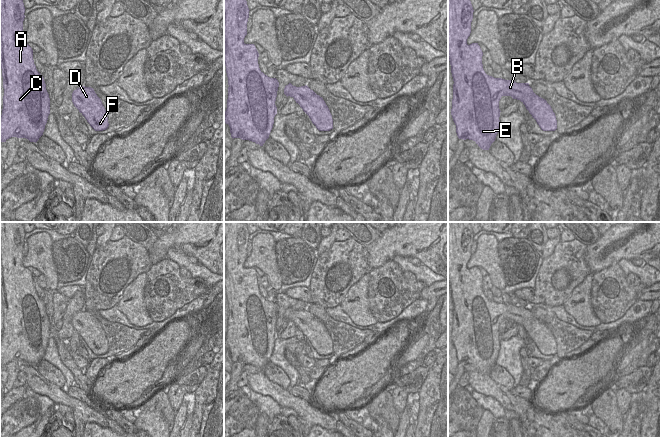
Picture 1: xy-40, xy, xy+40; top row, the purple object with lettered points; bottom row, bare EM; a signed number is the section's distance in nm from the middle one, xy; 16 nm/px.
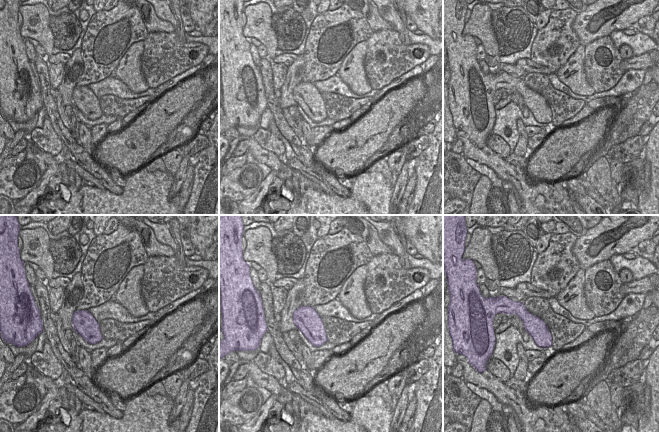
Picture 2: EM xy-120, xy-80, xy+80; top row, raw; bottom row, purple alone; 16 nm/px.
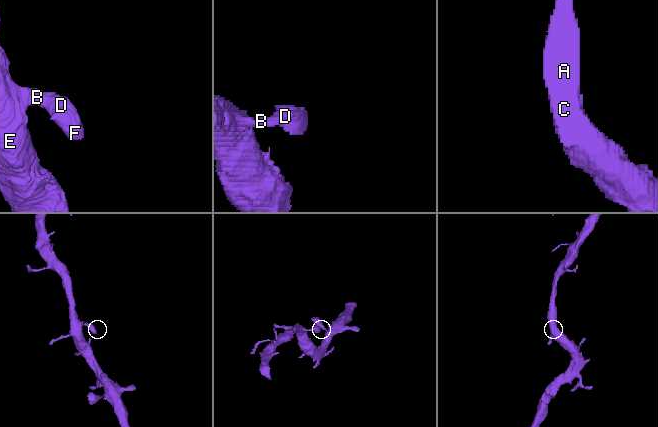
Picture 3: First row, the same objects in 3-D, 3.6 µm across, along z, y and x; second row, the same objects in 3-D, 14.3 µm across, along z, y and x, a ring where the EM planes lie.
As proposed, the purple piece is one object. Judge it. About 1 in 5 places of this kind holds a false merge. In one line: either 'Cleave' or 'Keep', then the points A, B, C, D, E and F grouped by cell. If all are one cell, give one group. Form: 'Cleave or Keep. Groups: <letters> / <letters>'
Keep. Groups: A B C D E F.

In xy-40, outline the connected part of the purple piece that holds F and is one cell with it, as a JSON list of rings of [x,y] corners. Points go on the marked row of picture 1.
[[[79,87],[72,93],[72,102],[95,131],[109,126],[106,110],[101,99],[91,87]]]

